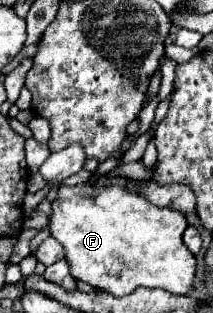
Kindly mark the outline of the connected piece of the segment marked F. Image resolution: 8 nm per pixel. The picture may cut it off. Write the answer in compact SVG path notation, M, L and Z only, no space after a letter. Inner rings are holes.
M85 183L77 187L61 187L57 199L51 203L49 231L51 237L63 245L71 275L77 281L85 281L95 289L105 289L115 297L123 297L137 287L159 287L173 295L185 295L193 289L195 257L181 239L185 229L187 221L183 213L169 207L155 207L145 197L129 193L119 185L103 189ZM129 201L133 201L135 209L131 225Z

